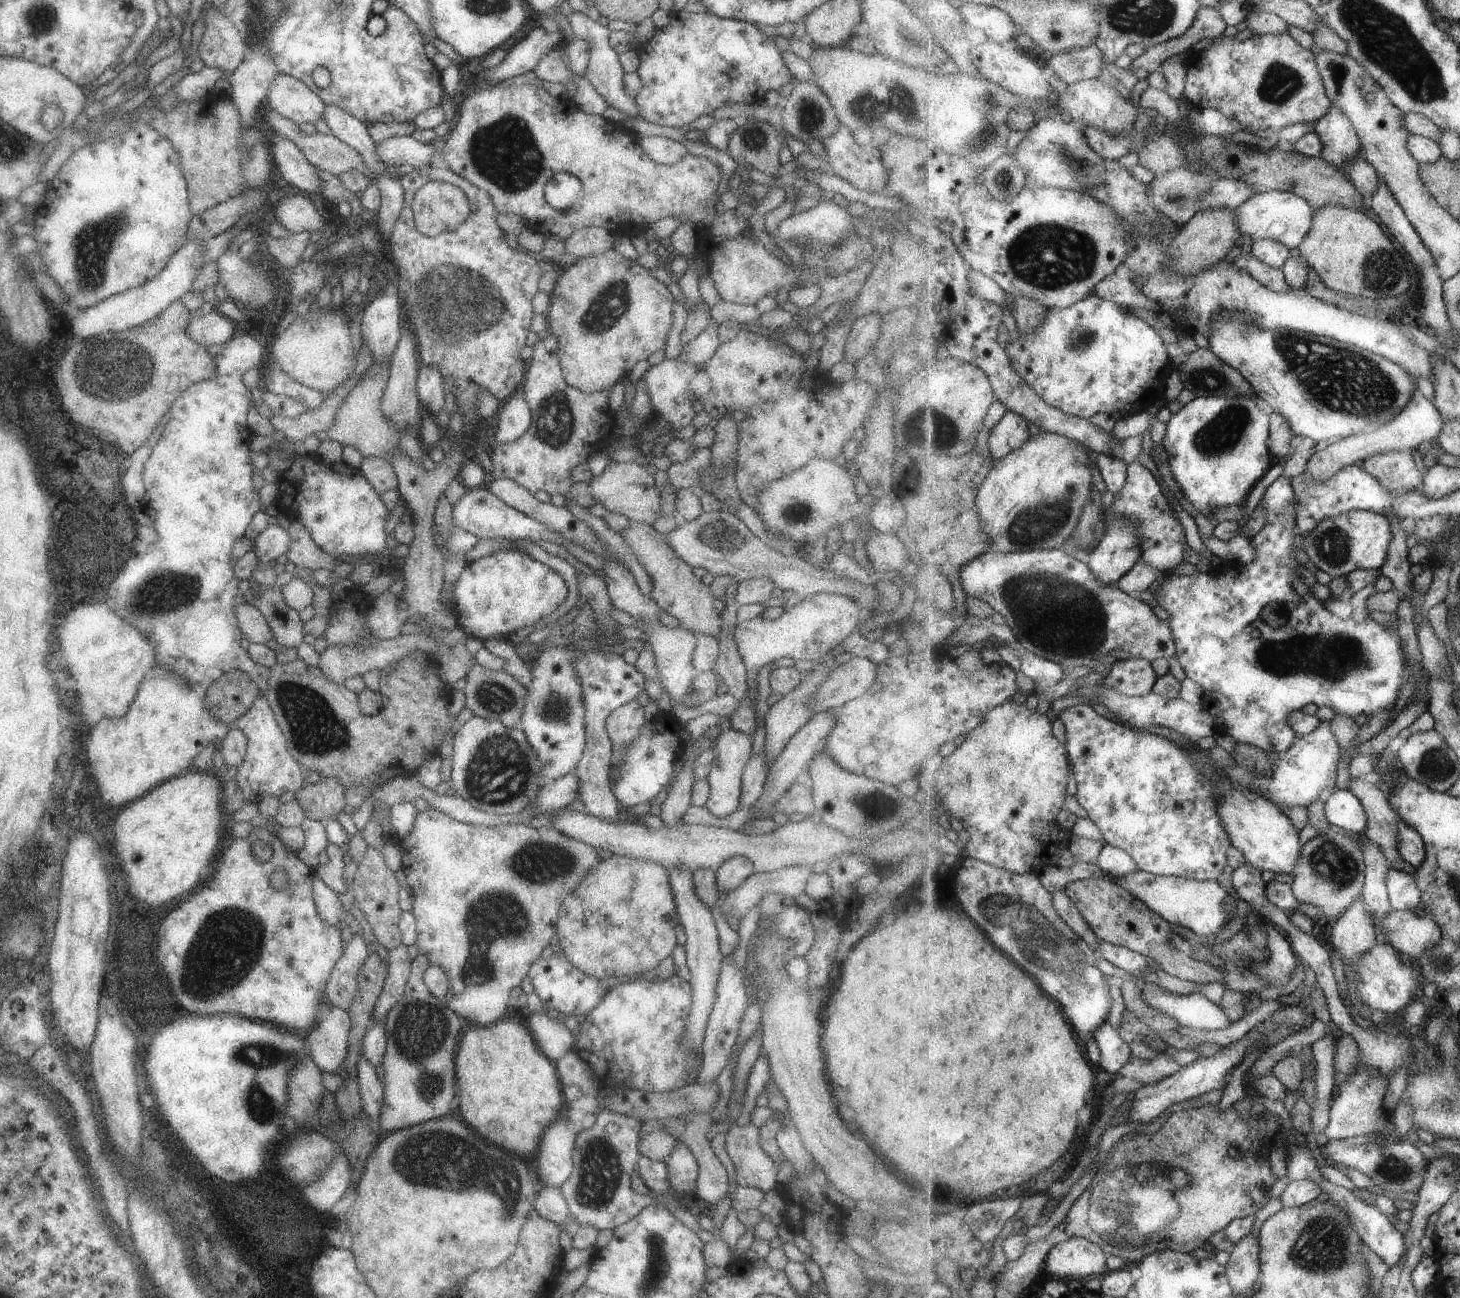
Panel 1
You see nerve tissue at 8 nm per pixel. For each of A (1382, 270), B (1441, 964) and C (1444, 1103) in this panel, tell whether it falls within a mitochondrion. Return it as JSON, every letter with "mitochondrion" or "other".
{"A":"mitochondrion","B":"mitochondrion","C":"mitochondrion"}

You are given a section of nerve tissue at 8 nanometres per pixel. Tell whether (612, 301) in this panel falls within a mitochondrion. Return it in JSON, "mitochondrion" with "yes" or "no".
{"mitochondrion":"yes"}

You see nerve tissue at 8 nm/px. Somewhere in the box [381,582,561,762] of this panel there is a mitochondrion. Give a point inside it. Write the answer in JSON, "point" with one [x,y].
{"point":[497,698]}

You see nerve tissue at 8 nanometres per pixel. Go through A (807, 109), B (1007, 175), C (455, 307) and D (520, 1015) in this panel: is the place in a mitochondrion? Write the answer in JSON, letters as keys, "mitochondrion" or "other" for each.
{"A":"mitochondrion","B":"mitochondrion","C":"mitochondrion","D":"other"}

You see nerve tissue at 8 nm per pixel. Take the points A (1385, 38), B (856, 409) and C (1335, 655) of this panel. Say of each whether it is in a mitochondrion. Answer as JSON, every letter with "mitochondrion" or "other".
{"A":"mitochondrion","B":"other","C":"mitochondrion"}

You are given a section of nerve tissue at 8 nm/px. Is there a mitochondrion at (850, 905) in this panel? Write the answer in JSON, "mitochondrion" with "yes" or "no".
{"mitochondrion":"no"}

